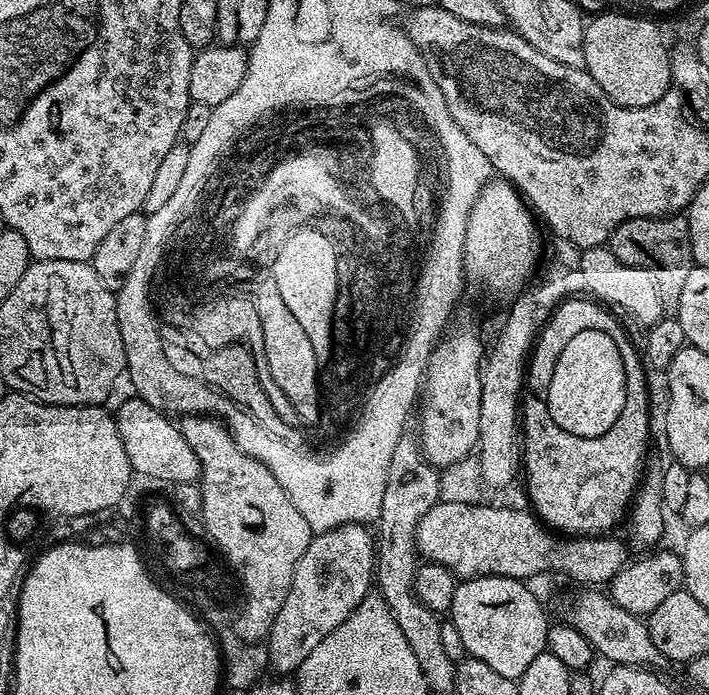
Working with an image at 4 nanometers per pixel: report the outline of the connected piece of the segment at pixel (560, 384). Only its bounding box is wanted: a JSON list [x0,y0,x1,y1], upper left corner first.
[547,330,626,436]

